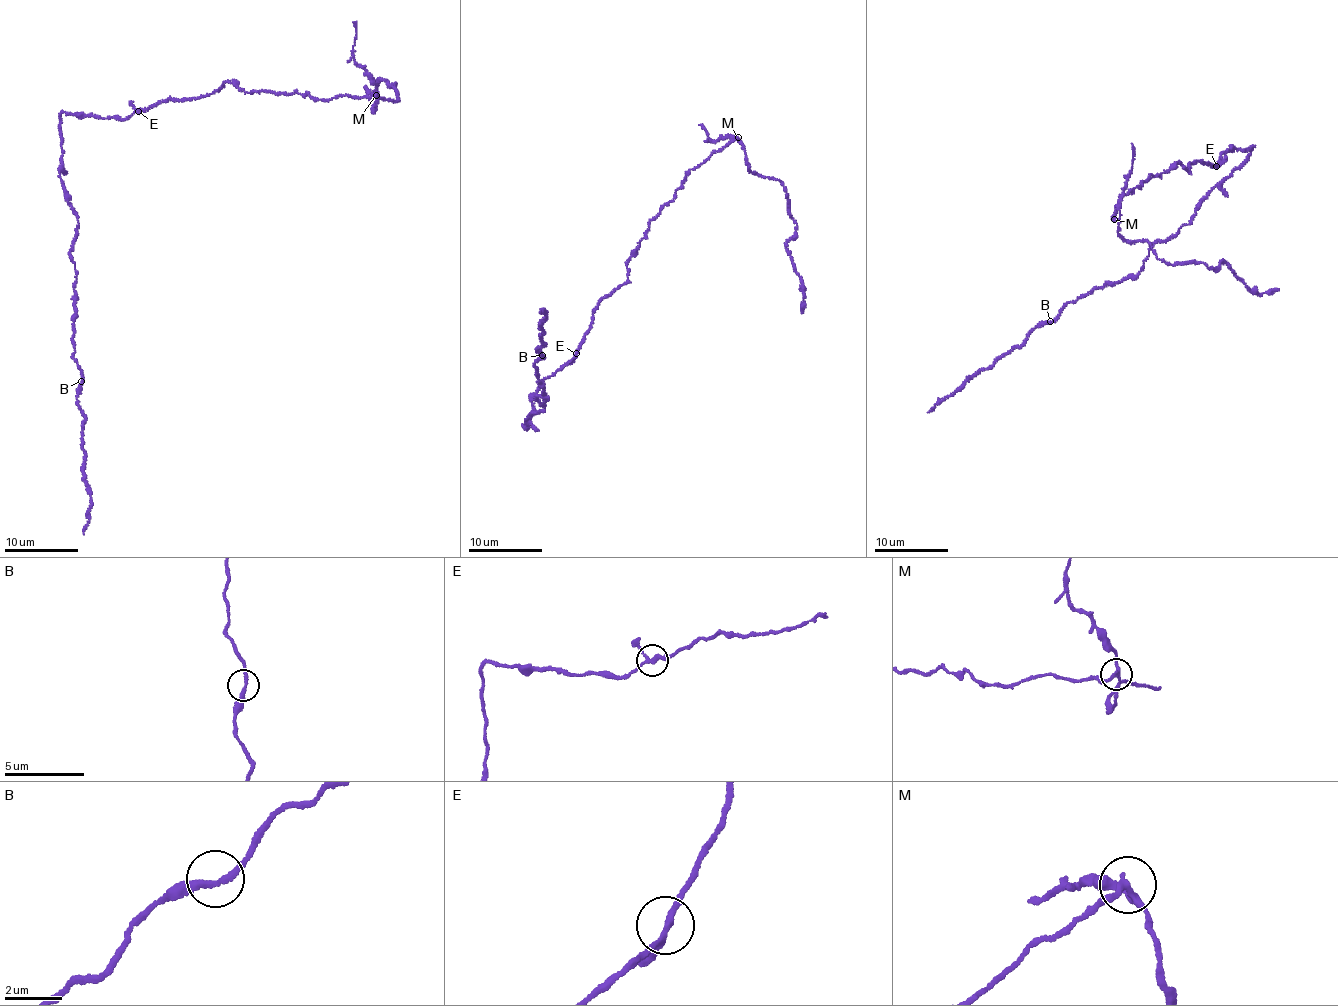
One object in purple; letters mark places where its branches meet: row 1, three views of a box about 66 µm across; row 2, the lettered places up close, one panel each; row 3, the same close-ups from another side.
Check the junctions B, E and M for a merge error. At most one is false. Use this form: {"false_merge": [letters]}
{"false_merge": ["M"]}

